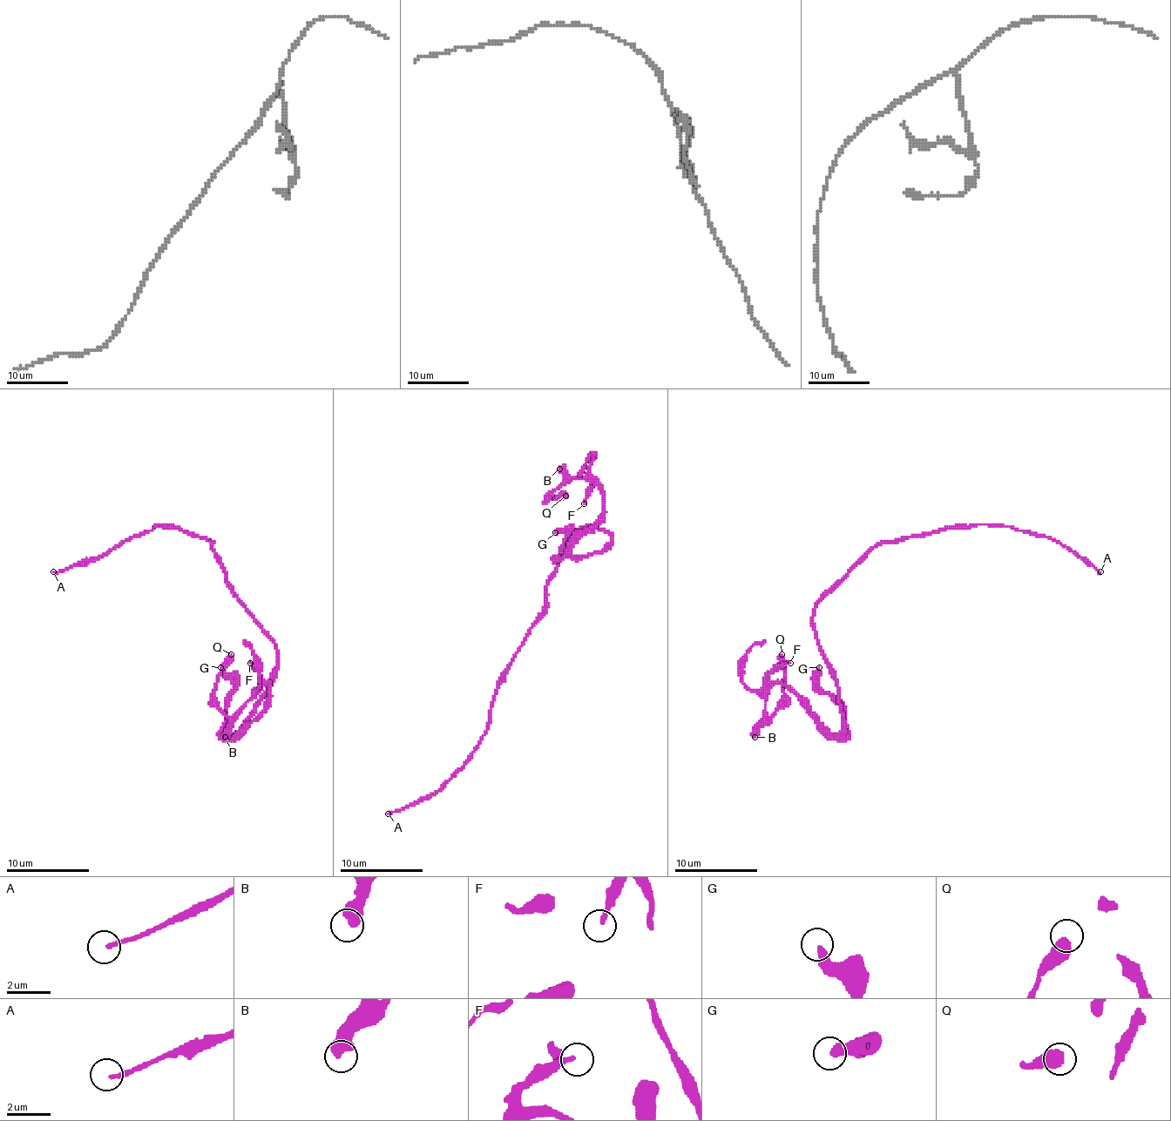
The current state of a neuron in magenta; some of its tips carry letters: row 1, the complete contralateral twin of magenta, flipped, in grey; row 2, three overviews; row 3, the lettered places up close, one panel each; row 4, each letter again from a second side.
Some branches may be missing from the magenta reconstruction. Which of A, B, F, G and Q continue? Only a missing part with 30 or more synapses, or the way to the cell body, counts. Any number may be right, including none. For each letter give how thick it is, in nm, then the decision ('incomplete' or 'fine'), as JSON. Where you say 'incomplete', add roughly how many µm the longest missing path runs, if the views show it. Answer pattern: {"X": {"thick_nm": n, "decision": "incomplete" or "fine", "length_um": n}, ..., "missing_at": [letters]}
{"A": {"thick_nm": 170, "decision": "incomplete", "length_um": 120}, "B": {"thick_nm": 600, "decision": "fine"}, "F": {"thick_nm": 240, "decision": "fine"}, "G": {"thick_nm": 380, "decision": "fine"}, "Q": {"thick_nm": 550, "decision": "fine"}, "missing_at": ["A"]}

